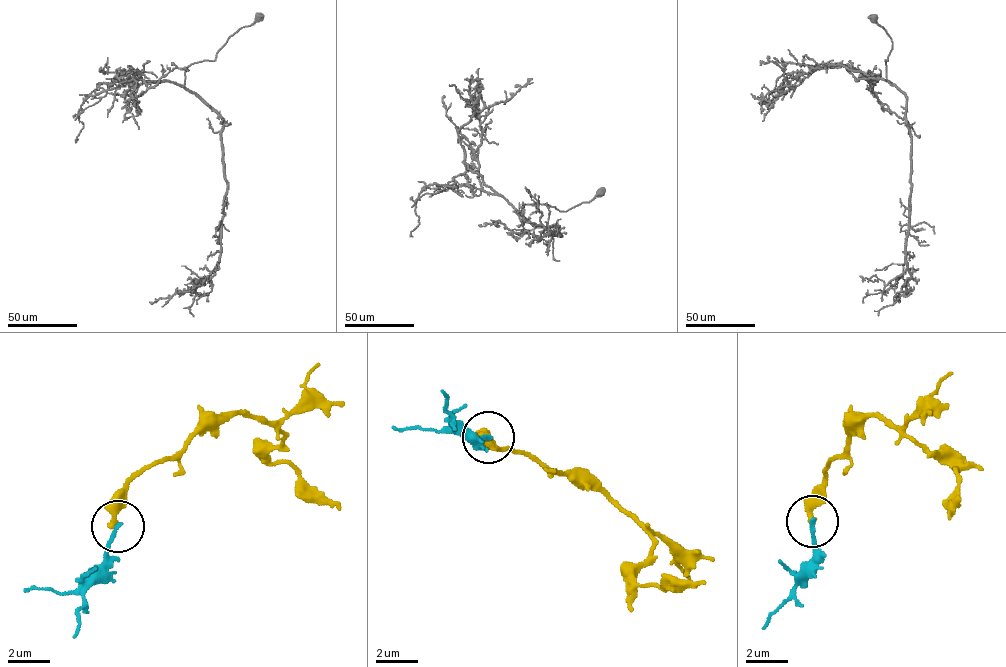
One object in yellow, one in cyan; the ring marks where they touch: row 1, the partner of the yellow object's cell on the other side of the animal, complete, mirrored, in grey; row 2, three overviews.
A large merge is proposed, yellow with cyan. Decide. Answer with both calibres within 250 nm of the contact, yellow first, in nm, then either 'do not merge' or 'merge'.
360 nm thick on the yellow side, 190 nm on the other; do not merge

